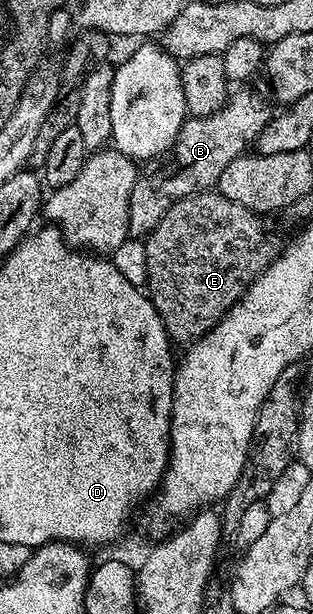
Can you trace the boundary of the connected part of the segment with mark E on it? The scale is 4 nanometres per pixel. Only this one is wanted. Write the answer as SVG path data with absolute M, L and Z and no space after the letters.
M201 192L199 194L191 194L182 200L178 200L168 209L163 216L158 220L158 224L153 230L143 239L144 247L146 248L146 293L151 298L154 308L158 312L158 316L162 320L162 324L166 328L169 339L173 343L191 344L197 338L201 338L206 332L210 332L210 328L214 328L214 324L218 324L218 320L233 304L240 299L244 289L251 284L255 278L267 268L272 259L278 253L278 246L272 243L272 238L268 234L264 234L265 219L257 214L254 210L242 208L242 204L234 204L234 200L226 200L226 196L222 196L219 192Z

